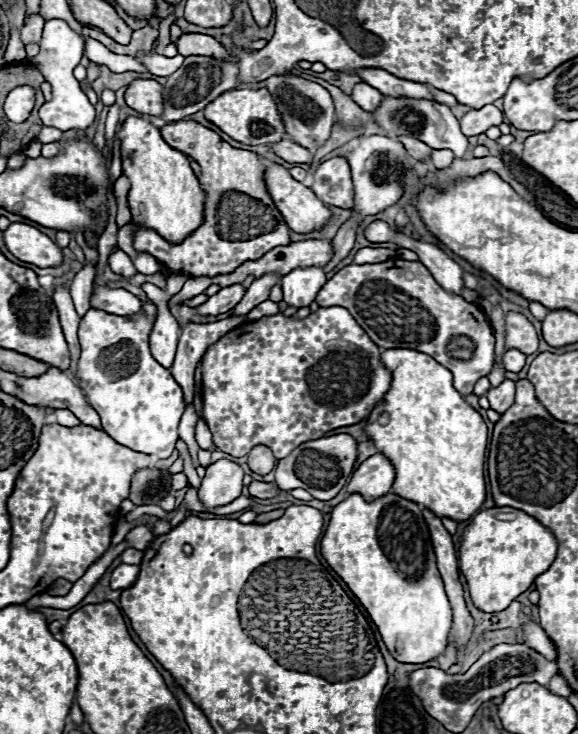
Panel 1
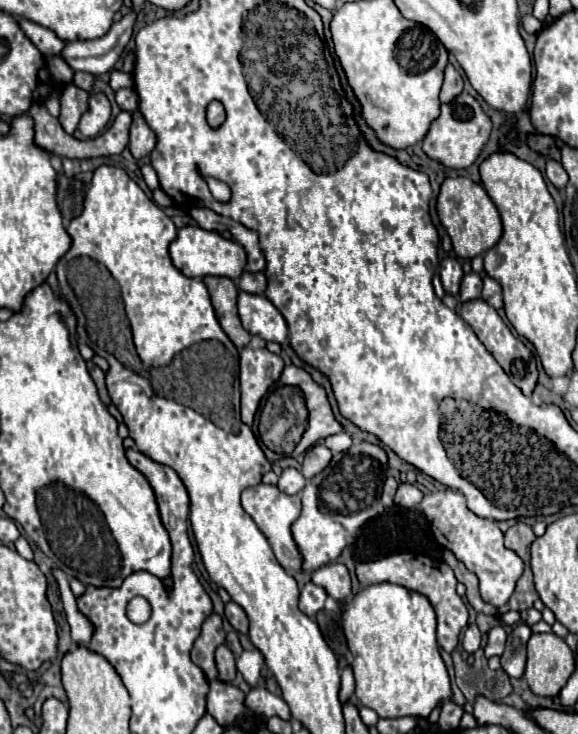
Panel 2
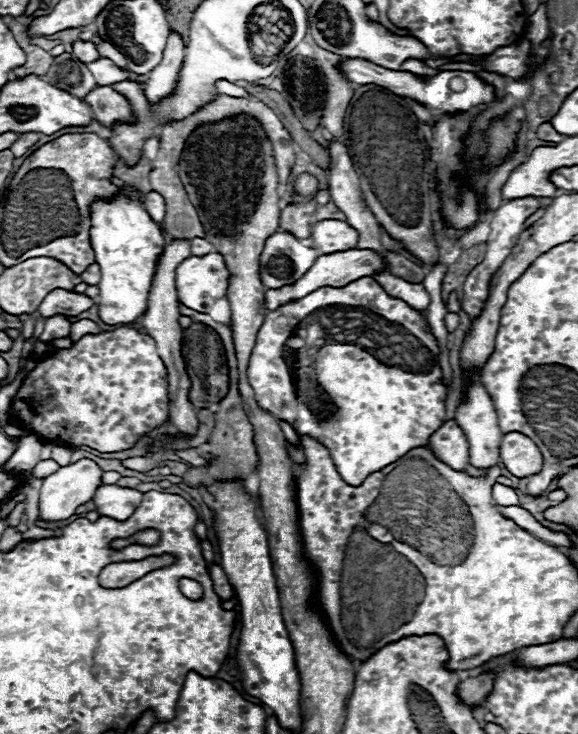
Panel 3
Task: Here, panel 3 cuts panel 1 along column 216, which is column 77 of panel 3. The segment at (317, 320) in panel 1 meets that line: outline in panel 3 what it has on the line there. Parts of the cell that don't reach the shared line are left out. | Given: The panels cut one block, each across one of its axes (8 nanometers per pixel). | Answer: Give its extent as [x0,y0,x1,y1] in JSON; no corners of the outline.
[8,326,168,452]

